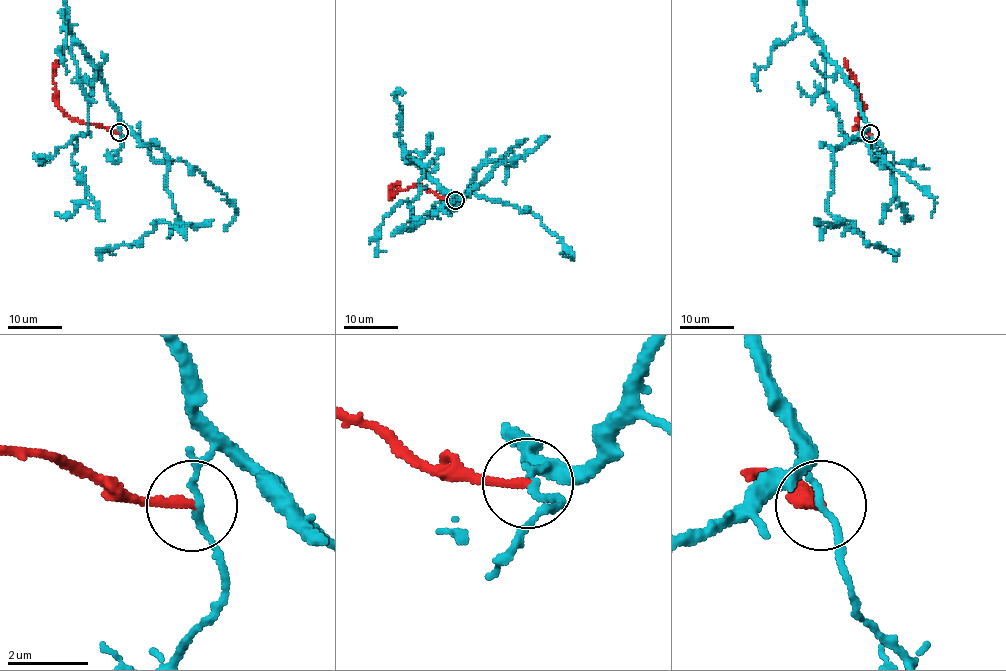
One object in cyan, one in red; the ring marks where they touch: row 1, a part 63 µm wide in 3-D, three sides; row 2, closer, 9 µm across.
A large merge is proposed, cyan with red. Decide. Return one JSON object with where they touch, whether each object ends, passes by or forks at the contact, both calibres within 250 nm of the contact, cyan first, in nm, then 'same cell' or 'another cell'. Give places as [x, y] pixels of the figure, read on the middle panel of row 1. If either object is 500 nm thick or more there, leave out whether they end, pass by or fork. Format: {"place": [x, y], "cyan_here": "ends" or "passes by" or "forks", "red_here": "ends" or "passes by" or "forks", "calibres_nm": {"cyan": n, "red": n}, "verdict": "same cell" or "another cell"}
{"place": [455, 200], "cyan_here": "forks", "red_here": "ends", "calibres_nm": {"cyan": 120, "red": 240}, "verdict": "another cell"}

